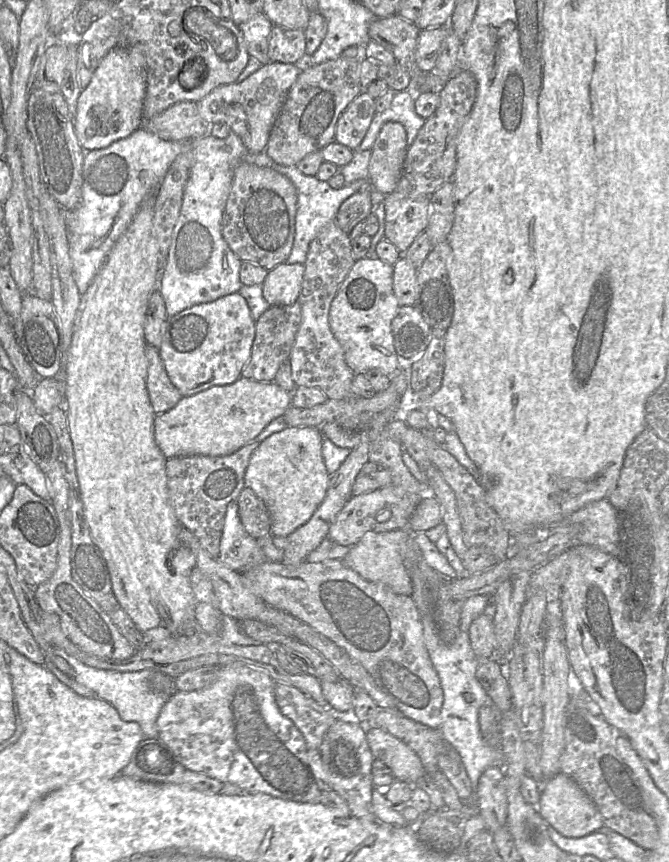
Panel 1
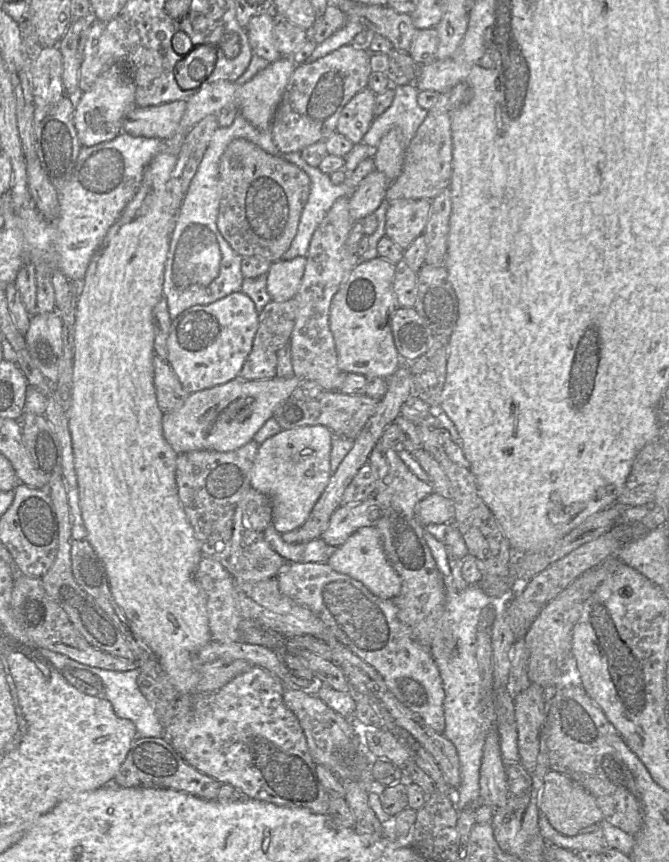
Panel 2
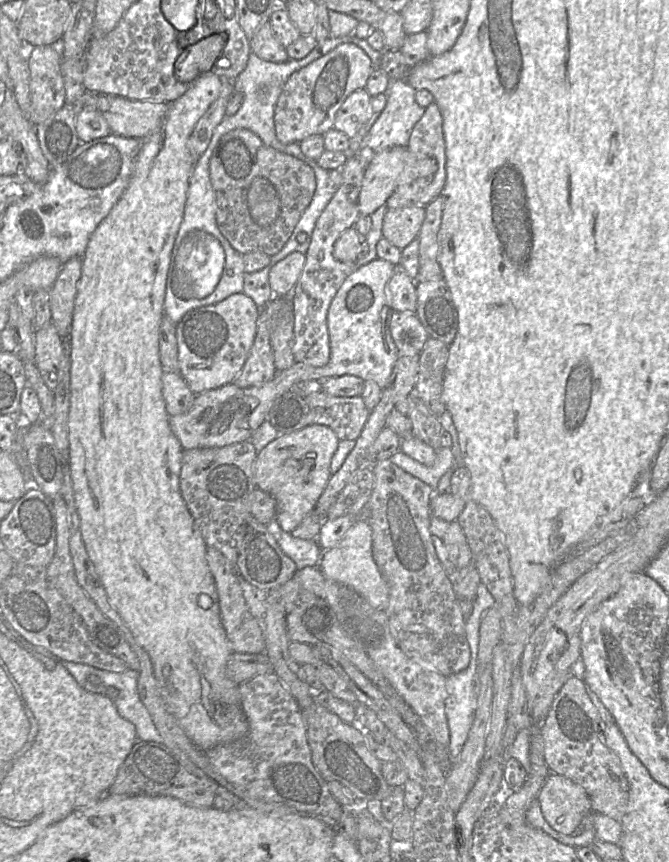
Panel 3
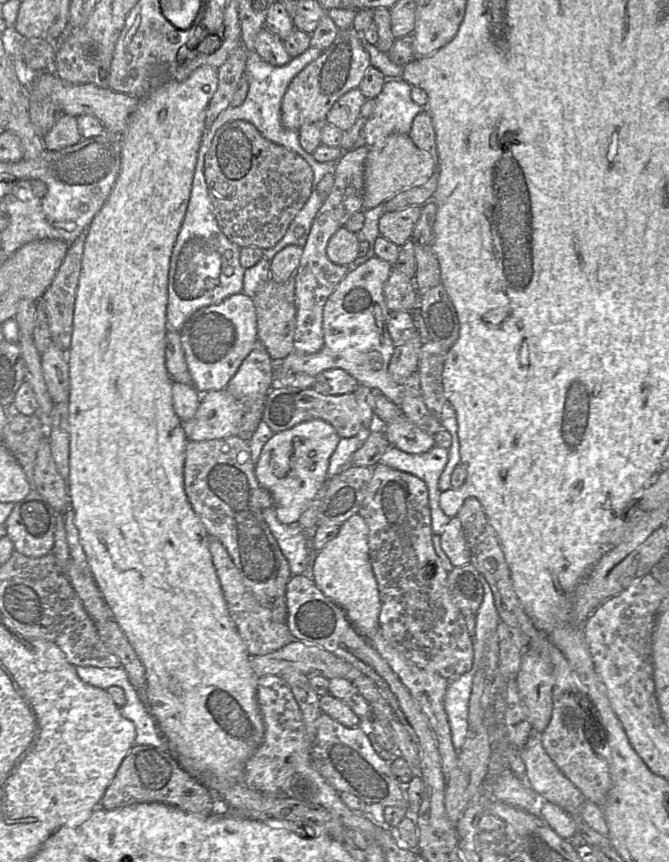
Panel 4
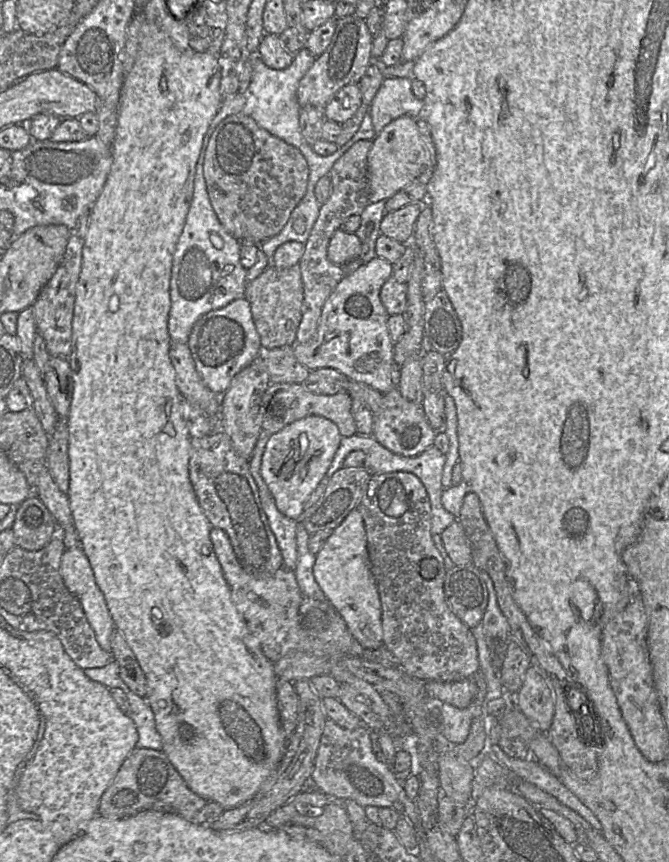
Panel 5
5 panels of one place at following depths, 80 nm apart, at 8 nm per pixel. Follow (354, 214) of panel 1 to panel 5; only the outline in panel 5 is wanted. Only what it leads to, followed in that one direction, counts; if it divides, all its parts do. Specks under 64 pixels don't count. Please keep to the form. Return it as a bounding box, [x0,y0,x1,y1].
[367,115,430,203]

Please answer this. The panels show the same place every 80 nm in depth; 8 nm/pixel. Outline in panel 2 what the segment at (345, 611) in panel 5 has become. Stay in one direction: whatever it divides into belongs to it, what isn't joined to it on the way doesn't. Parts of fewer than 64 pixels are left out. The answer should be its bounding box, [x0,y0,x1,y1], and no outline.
[327,527,401,599]

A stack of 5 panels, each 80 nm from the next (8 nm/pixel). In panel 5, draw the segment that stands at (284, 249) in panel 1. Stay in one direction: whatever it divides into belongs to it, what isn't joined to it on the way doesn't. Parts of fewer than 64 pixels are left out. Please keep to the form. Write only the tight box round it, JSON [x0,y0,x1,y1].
[204,113,309,244]

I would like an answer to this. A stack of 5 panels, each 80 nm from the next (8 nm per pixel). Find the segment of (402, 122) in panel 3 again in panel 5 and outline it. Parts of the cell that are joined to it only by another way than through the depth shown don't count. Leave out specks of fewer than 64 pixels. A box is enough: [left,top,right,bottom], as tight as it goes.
[369,77,423,135]

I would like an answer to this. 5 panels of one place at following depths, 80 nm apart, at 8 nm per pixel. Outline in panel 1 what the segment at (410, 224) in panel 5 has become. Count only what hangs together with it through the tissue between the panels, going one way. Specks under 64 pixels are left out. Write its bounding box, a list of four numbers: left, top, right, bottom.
[385,195,430,254]

